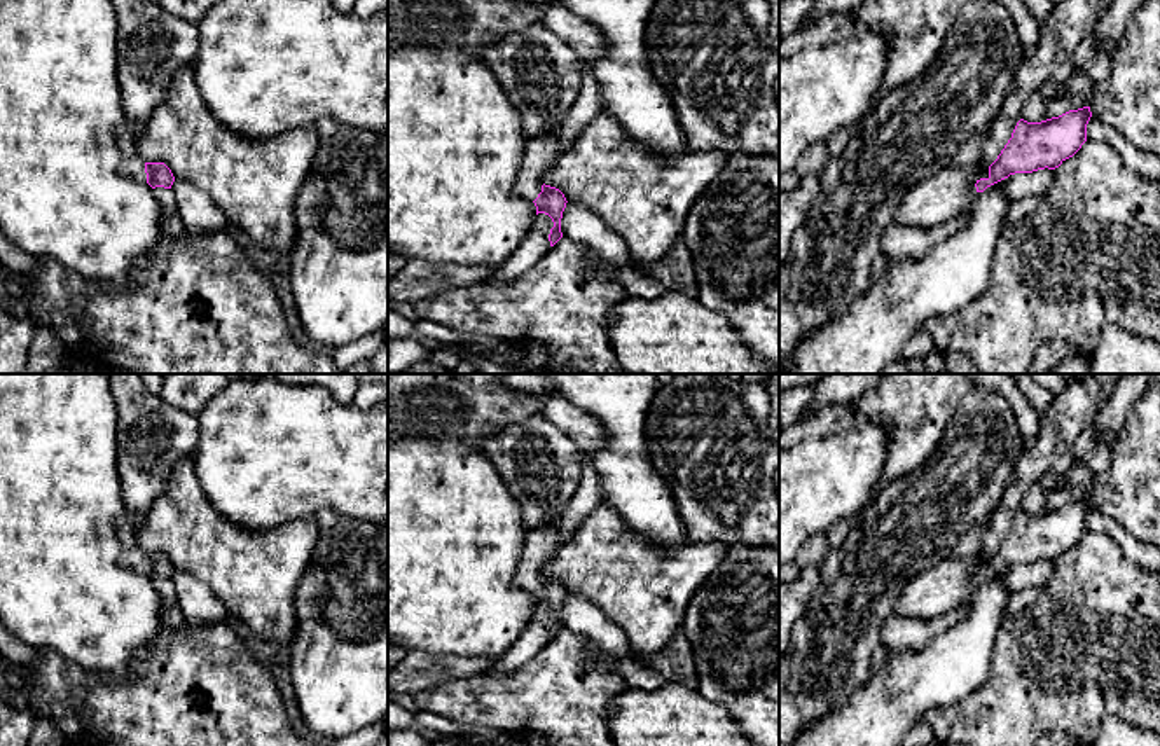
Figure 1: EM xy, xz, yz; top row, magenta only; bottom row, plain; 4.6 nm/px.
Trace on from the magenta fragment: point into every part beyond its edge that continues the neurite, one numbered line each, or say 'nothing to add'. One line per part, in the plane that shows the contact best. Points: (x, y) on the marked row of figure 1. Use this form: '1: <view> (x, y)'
1: yz (945, 194)

